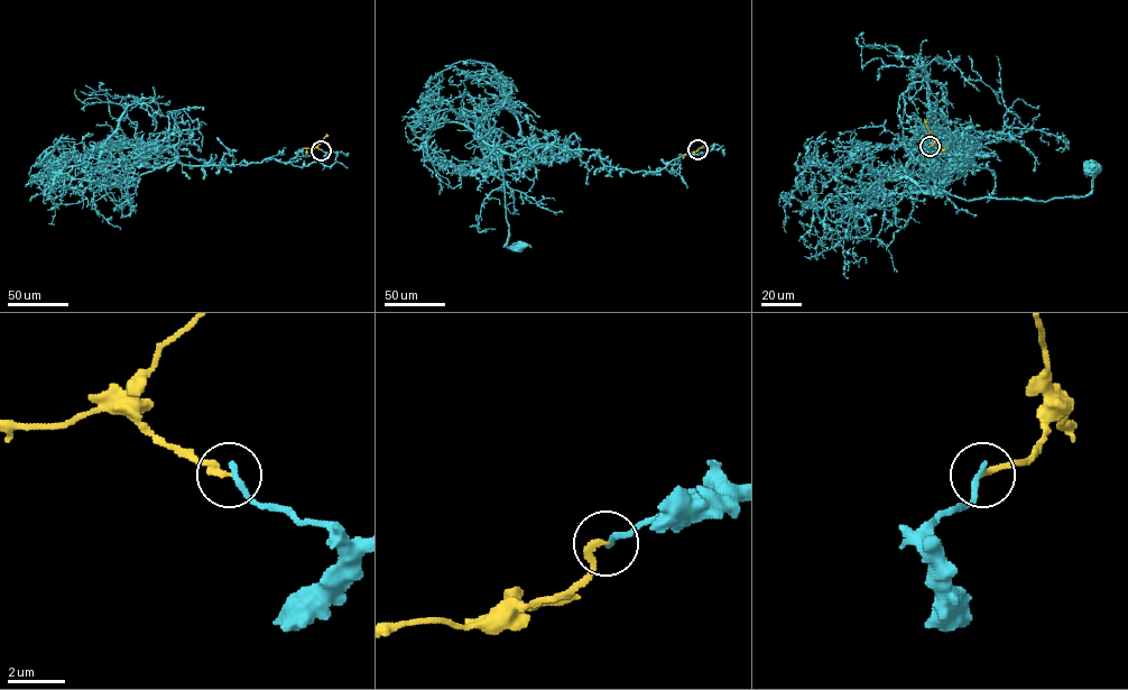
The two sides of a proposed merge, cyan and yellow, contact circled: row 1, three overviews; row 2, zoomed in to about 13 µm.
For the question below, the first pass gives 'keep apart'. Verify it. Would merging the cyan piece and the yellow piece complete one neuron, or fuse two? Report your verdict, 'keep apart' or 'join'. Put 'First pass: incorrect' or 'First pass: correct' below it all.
keep apart
First pass: correct

